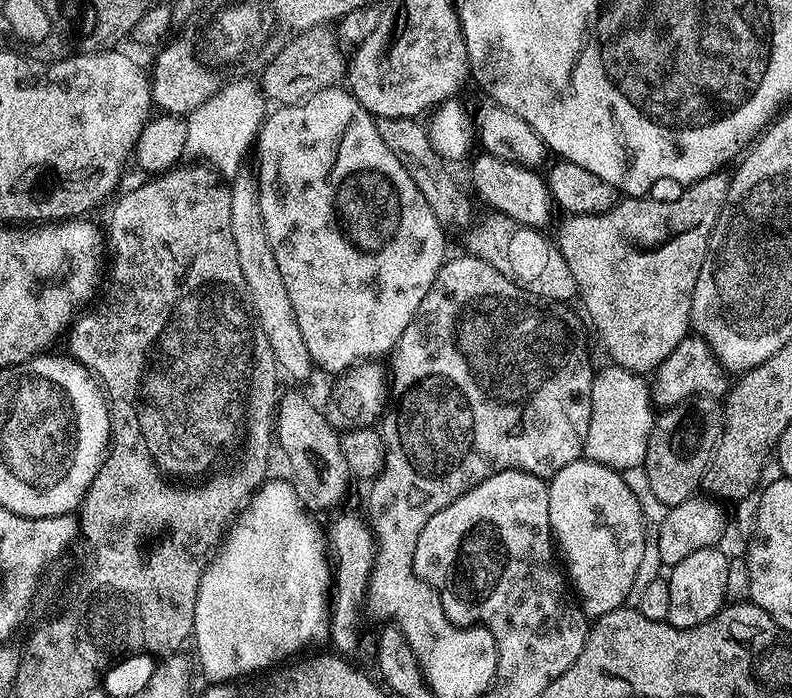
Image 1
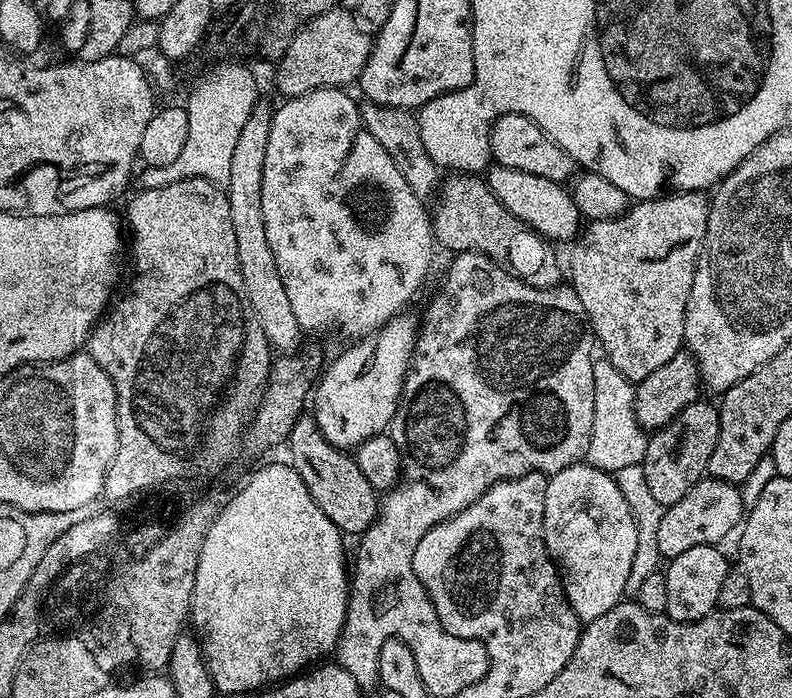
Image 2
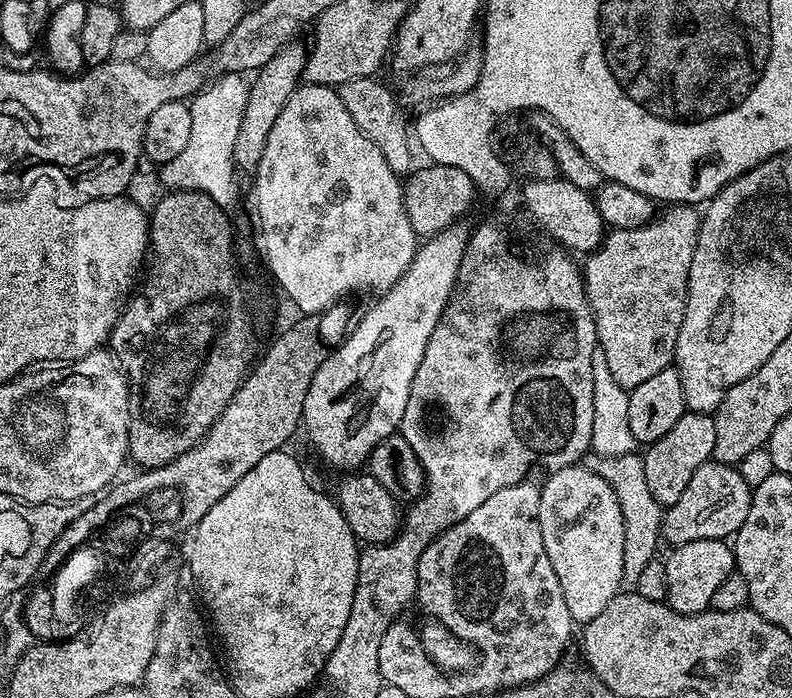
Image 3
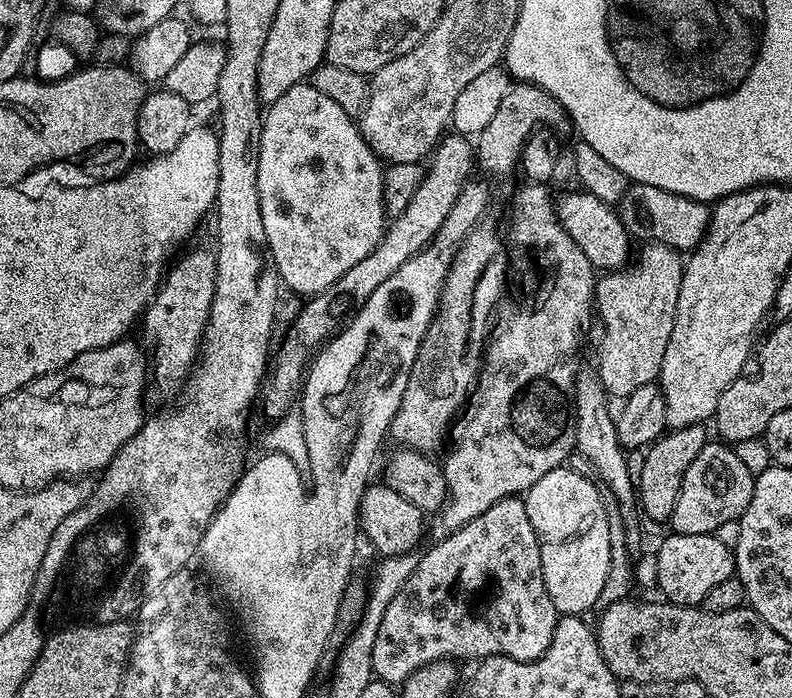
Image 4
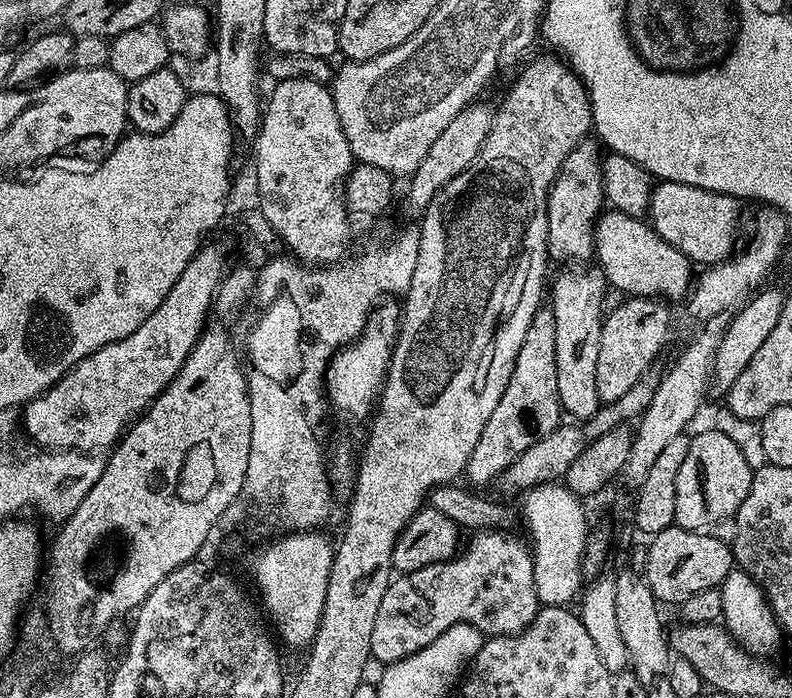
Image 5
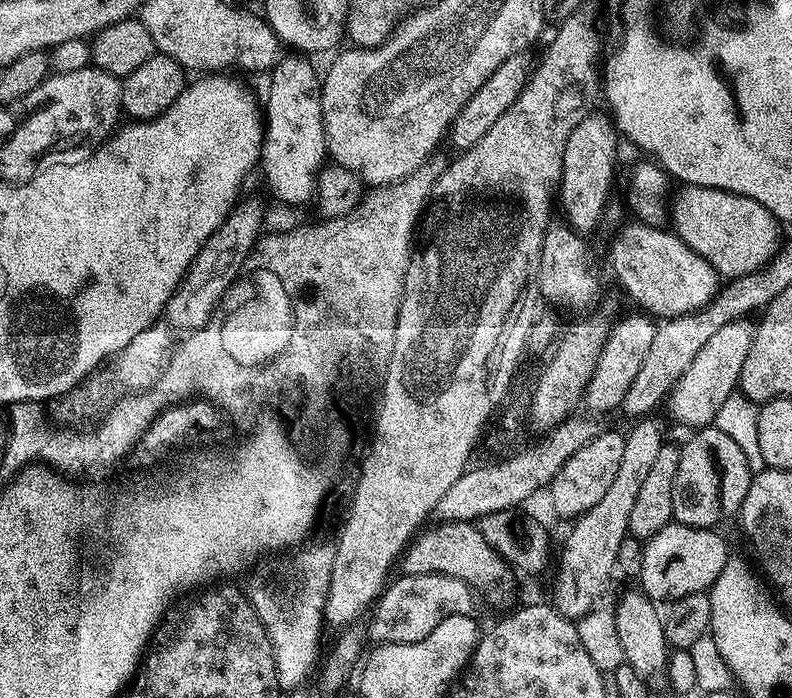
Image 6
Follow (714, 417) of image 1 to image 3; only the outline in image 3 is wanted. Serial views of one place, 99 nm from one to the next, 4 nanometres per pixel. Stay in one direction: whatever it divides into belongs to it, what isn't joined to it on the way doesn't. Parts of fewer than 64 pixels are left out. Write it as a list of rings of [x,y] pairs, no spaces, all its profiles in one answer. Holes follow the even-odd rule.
[[[688,410],[682,418],[678,418],[678,422],[674,422],[670,431],[662,434],[662,438],[647,445],[643,453],[646,486],[650,486],[654,502],[667,506],[676,504],[678,498],[682,498],[690,478],[694,478],[694,470],[712,460],[714,442],[718,438],[717,432],[714,431],[715,425],[715,415]]]

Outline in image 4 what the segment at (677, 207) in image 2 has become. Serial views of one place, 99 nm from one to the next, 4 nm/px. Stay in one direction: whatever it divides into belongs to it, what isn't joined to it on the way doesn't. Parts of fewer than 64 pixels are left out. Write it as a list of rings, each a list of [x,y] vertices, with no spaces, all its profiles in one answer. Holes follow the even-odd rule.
[[[655,242],[645,245],[637,260],[635,257],[627,266],[609,271],[596,281],[594,308],[598,320],[600,316],[604,323],[598,375],[607,395],[612,398],[627,398],[634,390],[659,377],[666,342],[670,342],[670,330],[674,330],[685,261],[681,253],[670,246]]]

